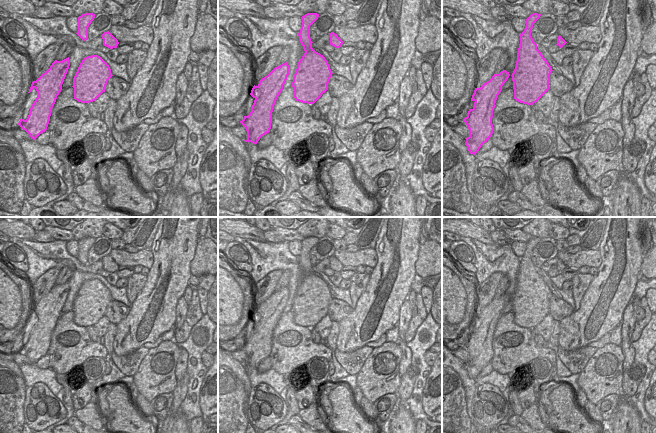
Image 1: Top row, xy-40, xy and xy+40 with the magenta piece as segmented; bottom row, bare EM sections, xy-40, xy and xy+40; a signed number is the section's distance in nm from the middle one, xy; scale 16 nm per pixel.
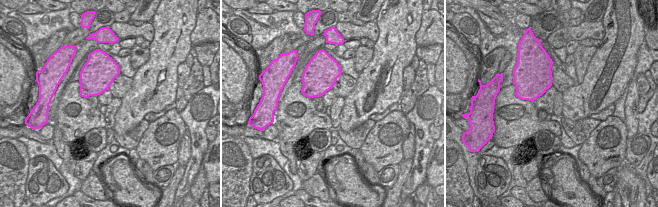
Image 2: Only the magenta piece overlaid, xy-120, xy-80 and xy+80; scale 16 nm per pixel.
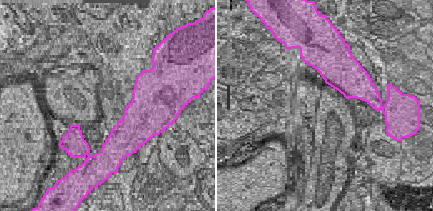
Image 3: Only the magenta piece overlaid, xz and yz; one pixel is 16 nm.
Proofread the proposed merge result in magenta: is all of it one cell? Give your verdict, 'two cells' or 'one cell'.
one cell

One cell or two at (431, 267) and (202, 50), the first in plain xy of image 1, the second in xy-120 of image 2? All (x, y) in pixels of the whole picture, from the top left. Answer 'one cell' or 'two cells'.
two cells

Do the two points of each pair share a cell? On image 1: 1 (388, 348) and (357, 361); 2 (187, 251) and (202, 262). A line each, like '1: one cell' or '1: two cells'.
1: two cells
2: two cells

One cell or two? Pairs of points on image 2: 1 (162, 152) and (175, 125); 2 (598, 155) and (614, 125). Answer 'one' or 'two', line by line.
1: one
2: one

